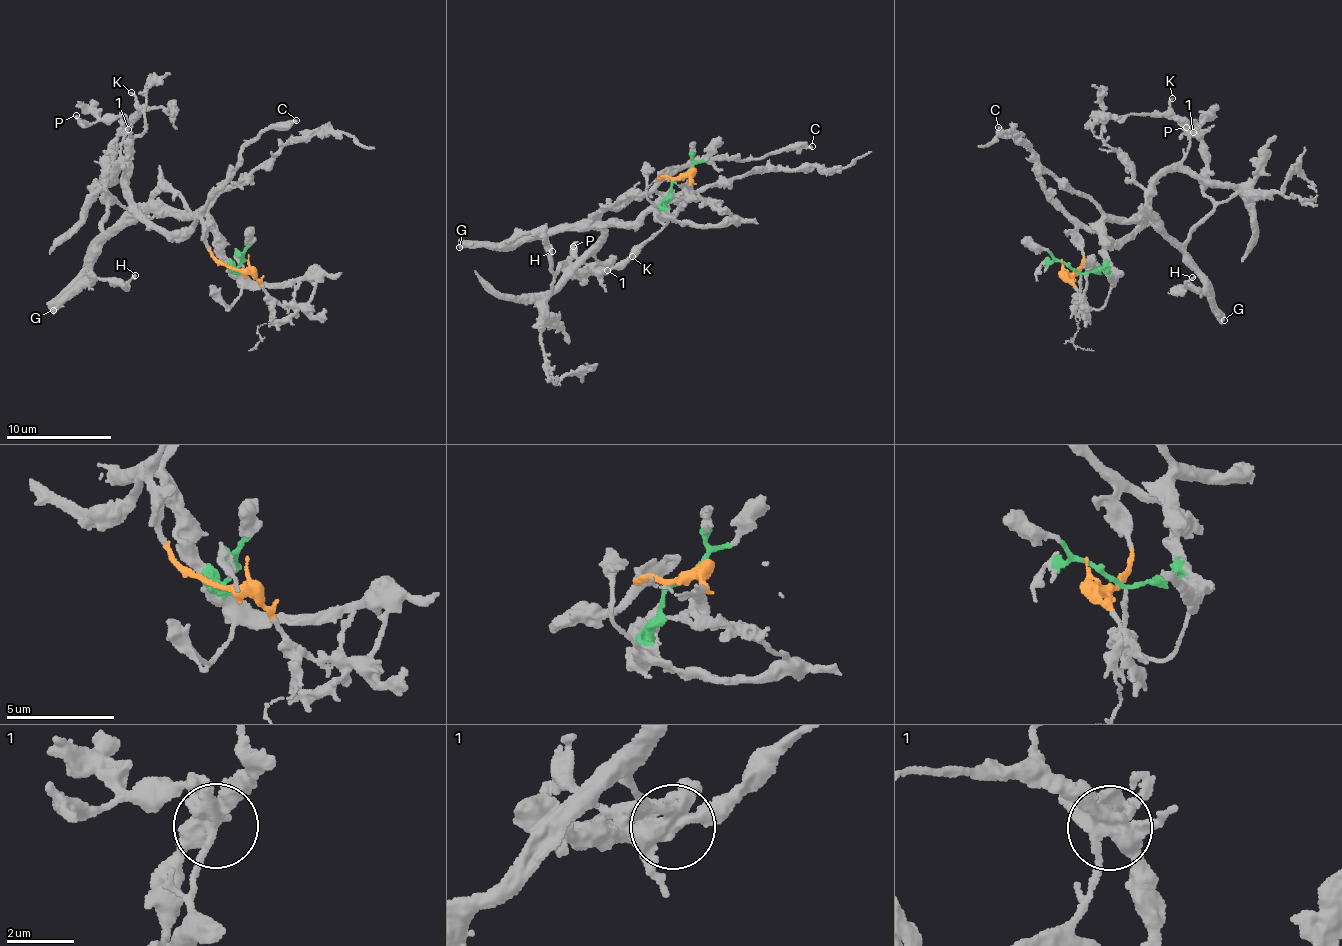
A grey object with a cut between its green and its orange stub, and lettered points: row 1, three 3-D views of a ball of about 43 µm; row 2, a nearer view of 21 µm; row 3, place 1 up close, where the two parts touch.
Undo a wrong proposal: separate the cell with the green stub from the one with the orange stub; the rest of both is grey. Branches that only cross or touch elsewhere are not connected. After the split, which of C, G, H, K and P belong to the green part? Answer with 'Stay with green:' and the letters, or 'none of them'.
Stay with green: G, H, K

